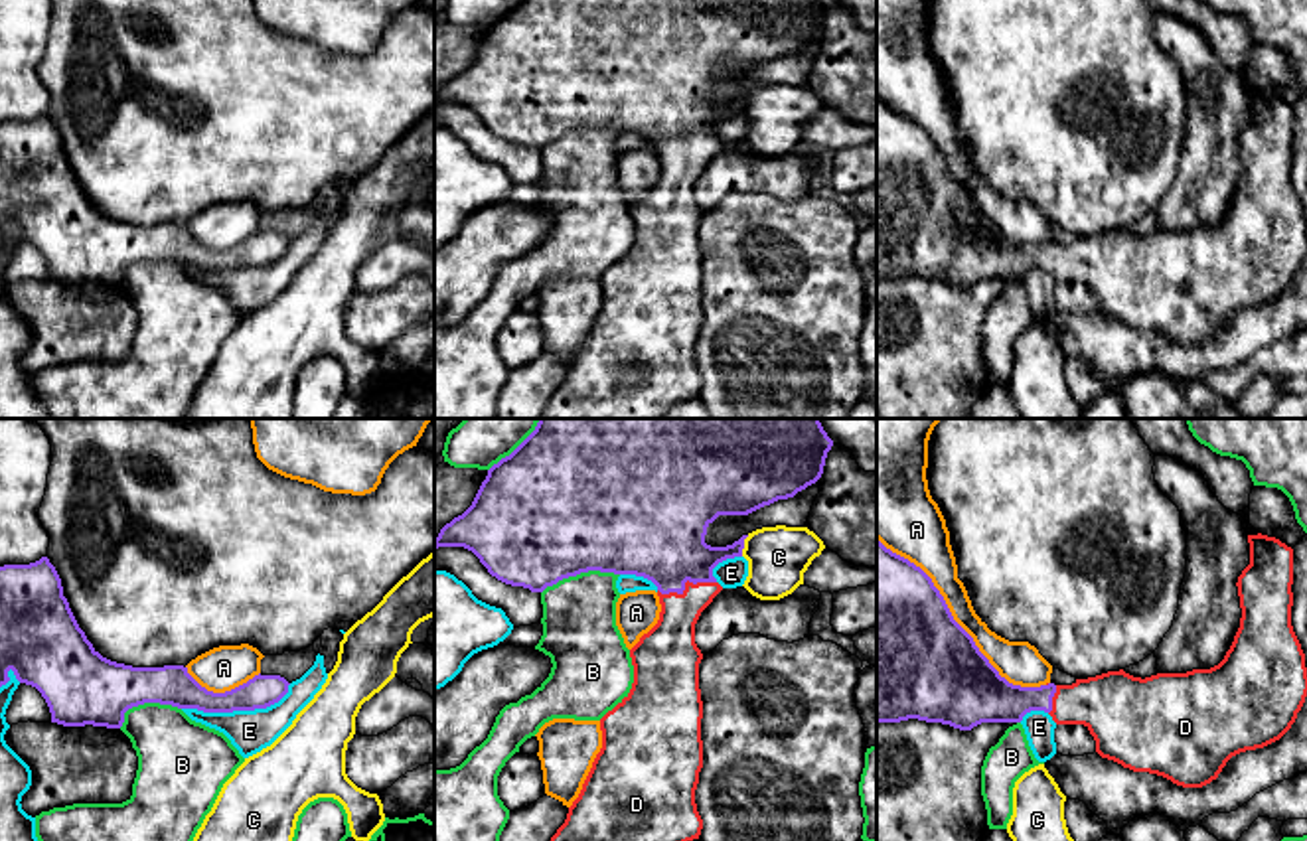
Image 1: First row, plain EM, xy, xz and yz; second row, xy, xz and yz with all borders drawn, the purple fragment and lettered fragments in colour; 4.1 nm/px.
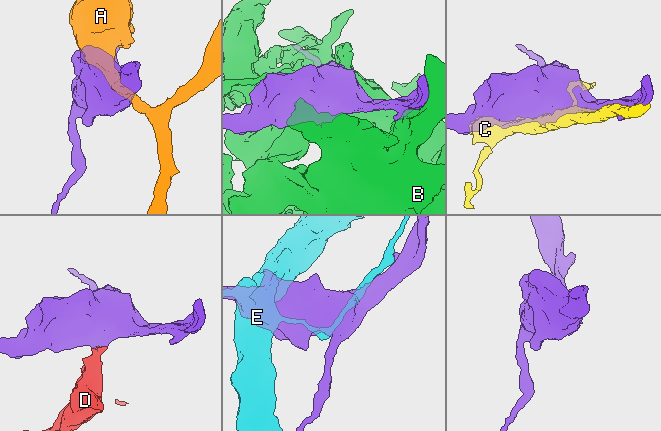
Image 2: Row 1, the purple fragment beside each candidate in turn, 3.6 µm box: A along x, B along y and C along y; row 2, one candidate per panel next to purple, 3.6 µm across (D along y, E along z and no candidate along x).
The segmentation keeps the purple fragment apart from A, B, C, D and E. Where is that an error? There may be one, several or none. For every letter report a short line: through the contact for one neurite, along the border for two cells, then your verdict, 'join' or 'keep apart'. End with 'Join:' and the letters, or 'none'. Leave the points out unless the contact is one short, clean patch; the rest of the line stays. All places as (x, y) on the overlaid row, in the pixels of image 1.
A: keep apart
B: keep apart
C: keep apart
D: line xz (658, 530), (682, 567), (684, 585), (682, 607), (670, 644); join
E: keep apart
Join: D

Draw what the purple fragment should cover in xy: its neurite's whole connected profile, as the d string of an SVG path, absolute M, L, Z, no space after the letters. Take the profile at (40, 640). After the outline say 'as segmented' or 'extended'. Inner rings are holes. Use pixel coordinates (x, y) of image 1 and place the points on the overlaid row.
M47 557L30 565L0 567L0 687L14 671L20 683L36 687L45 699L51 723L63 726L120 728L124 713L144 703L197 709L203 713L233 713L267 709L288 693L280 675L255 675L247 683L213 693L201 687L184 665L132 667L103 657L79 628L61 578Z; as segmented

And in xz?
M539 419L535 430L505 458L488 470L472 505L450 523L446 523L434 539L438 547L464 547L472 551L480 563L498 580L523 586L531 592L543 592L547 586L557 584L563 578L577 576L588 571L636 574L652 580L657 586L661 604L657 624L640 638L630 650L634 665L634 683L630 693L600 719L602 748L596 754L592 768L582 784L578 798L569 807L565 823L557 829L551 841L693 841L699 839L703 819L697 811L695 790L699 784L699 772L703 768L703 740L701 719L703 701L699 689L699 663L703 659L701 650L695 644L695 624L701 612L713 602L723 586L713 576L713 569L734 557L742 557L744 539L727 547L711 547L705 543L707 527L719 515L748 515L778 499L794 497L798 492L815 484L825 466L827 452L833 440L823 430L819 419Z; extended

